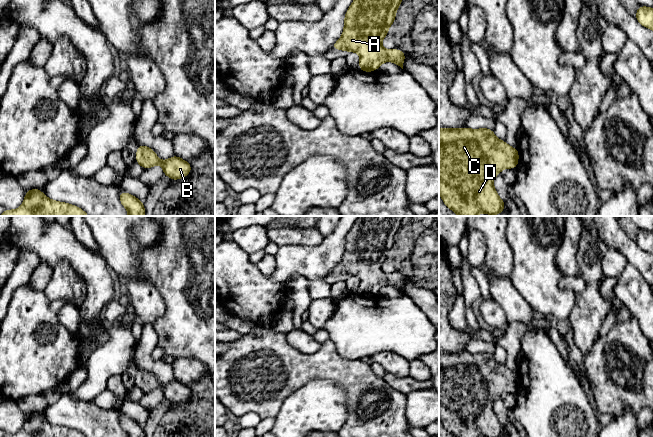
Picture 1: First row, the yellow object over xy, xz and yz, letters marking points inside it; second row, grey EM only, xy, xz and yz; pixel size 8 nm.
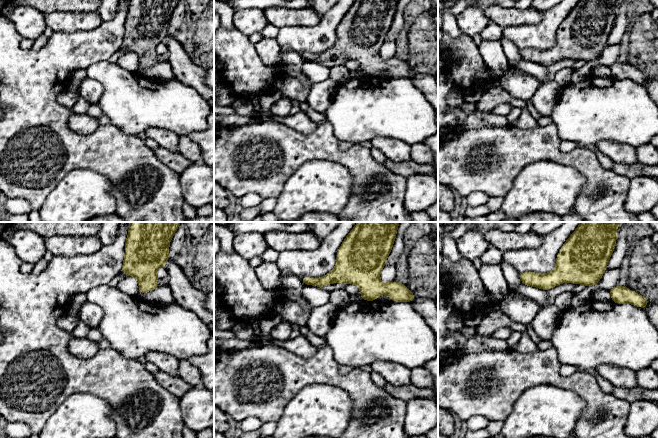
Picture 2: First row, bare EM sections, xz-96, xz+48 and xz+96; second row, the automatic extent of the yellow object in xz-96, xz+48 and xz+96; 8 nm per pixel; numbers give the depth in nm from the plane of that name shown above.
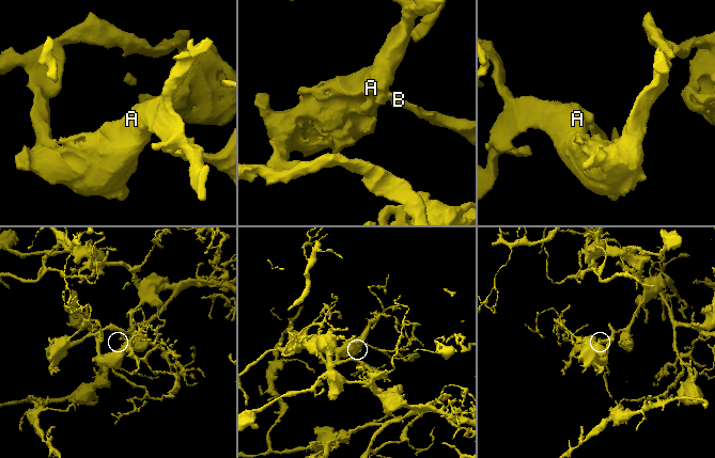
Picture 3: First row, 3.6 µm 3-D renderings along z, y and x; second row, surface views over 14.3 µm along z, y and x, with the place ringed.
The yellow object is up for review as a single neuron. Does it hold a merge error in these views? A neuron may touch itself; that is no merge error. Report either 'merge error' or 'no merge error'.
no merge error

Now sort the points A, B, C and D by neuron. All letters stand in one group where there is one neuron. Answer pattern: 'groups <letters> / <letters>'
groups A B C D

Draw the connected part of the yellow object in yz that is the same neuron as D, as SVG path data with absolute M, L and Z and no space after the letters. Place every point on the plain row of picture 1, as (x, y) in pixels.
M439 352L439 418L444 428L455 437L502 437L504 425L498 421L493 404L502 393L516 392L518 380L517 373L499 364L490 353Z

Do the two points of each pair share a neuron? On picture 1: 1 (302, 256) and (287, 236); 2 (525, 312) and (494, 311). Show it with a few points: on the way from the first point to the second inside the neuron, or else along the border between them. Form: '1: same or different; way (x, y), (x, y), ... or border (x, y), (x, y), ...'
1: different; border (317, 244), (282, 245), (280, 247)
2: different; border (492, 297), (503, 310), (508, 322)

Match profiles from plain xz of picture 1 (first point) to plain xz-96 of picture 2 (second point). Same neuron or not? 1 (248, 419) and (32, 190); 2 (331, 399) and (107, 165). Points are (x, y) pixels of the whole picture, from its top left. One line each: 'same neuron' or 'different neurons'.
1: different neurons
2: different neurons

